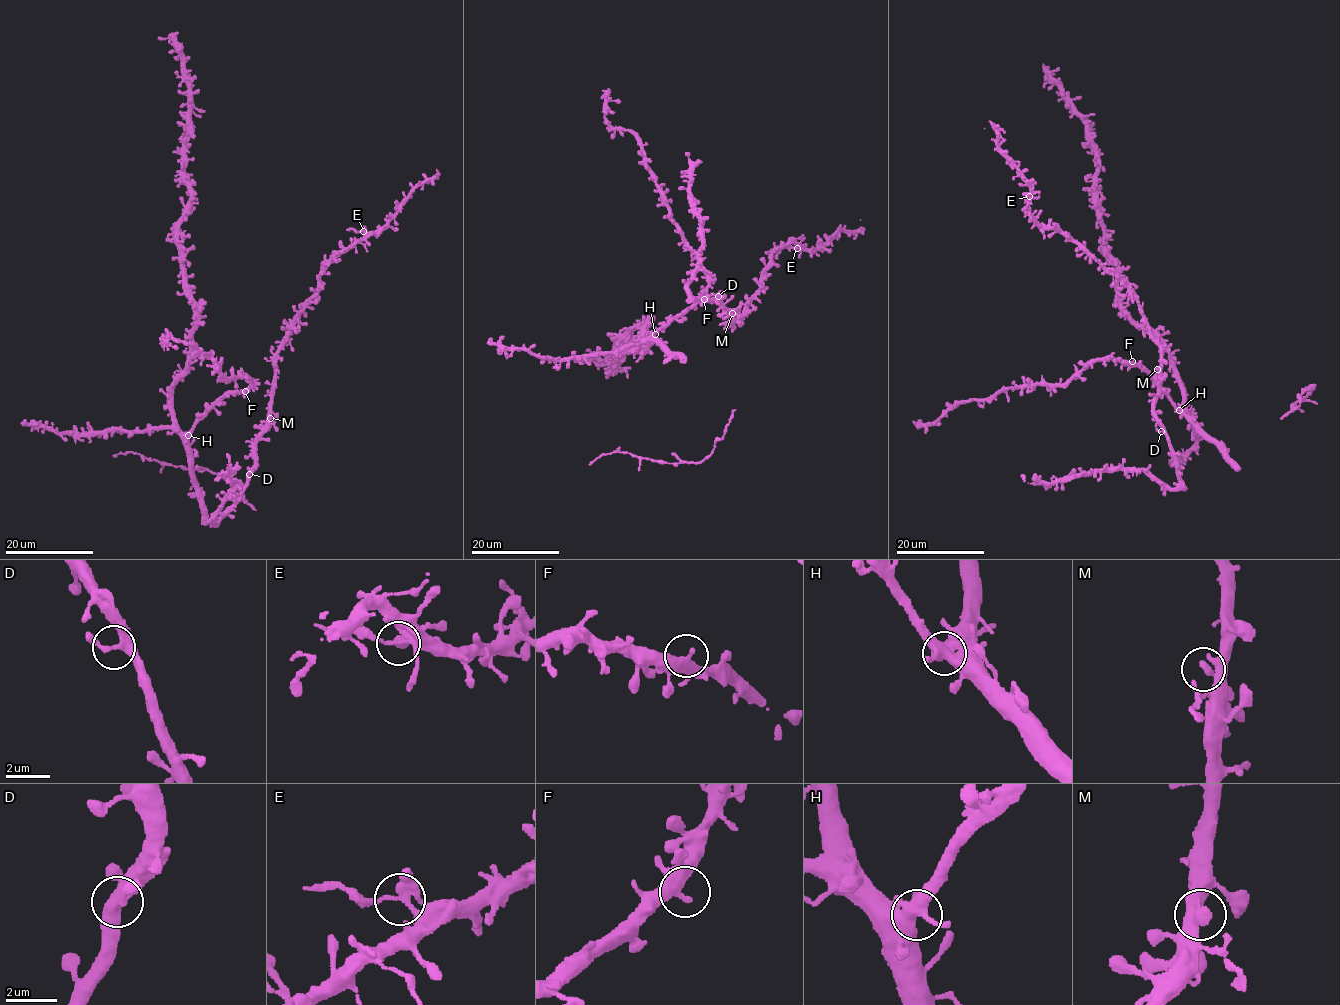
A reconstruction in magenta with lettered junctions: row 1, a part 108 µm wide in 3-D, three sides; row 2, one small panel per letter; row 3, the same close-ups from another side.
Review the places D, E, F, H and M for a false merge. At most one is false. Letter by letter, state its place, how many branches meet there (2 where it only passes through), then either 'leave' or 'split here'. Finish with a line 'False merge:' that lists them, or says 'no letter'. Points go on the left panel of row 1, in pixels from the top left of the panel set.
D: at (249, 474); 3 branches meet; leave
E: at (363, 231); 3 branches meet; split here
F: at (245, 391); 3 branches meet; leave
H: at (188, 435); 3 branches meet; leave
M: at (270, 418); 3 branches meet; leave
False merge: E

